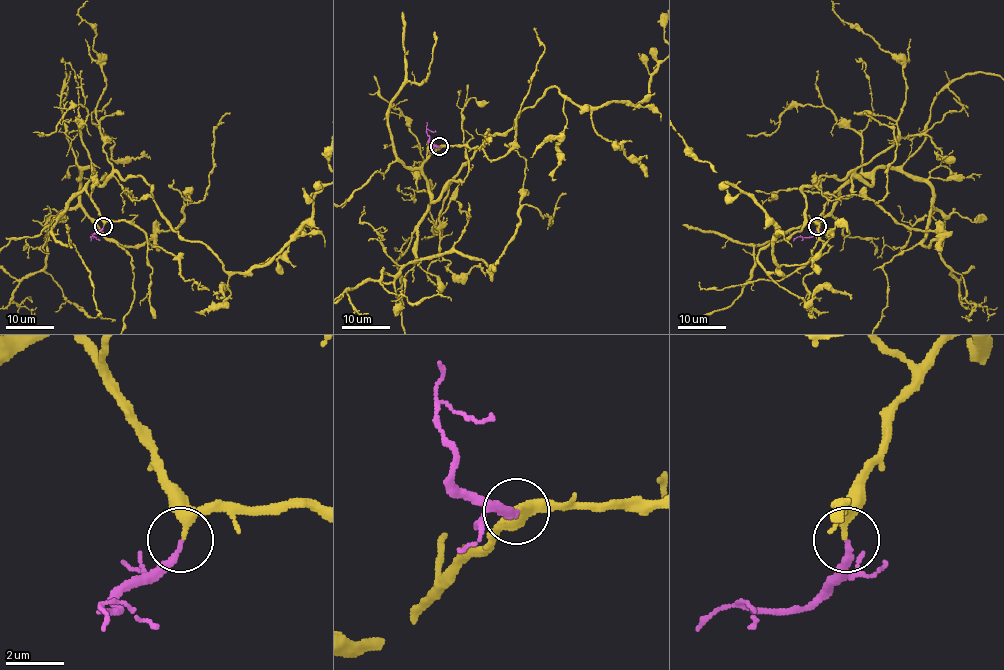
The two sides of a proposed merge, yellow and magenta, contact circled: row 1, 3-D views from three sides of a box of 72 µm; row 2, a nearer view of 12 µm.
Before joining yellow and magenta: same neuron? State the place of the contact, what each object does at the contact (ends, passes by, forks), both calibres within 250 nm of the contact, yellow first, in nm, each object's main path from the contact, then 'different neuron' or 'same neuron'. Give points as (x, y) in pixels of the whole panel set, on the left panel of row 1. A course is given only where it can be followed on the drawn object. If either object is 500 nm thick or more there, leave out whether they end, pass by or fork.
(103, 226) | yellow passes by | magenta ends | 240/220 nm | magenta via (103, 226), (90, 237), (100, 240) | same neuron

